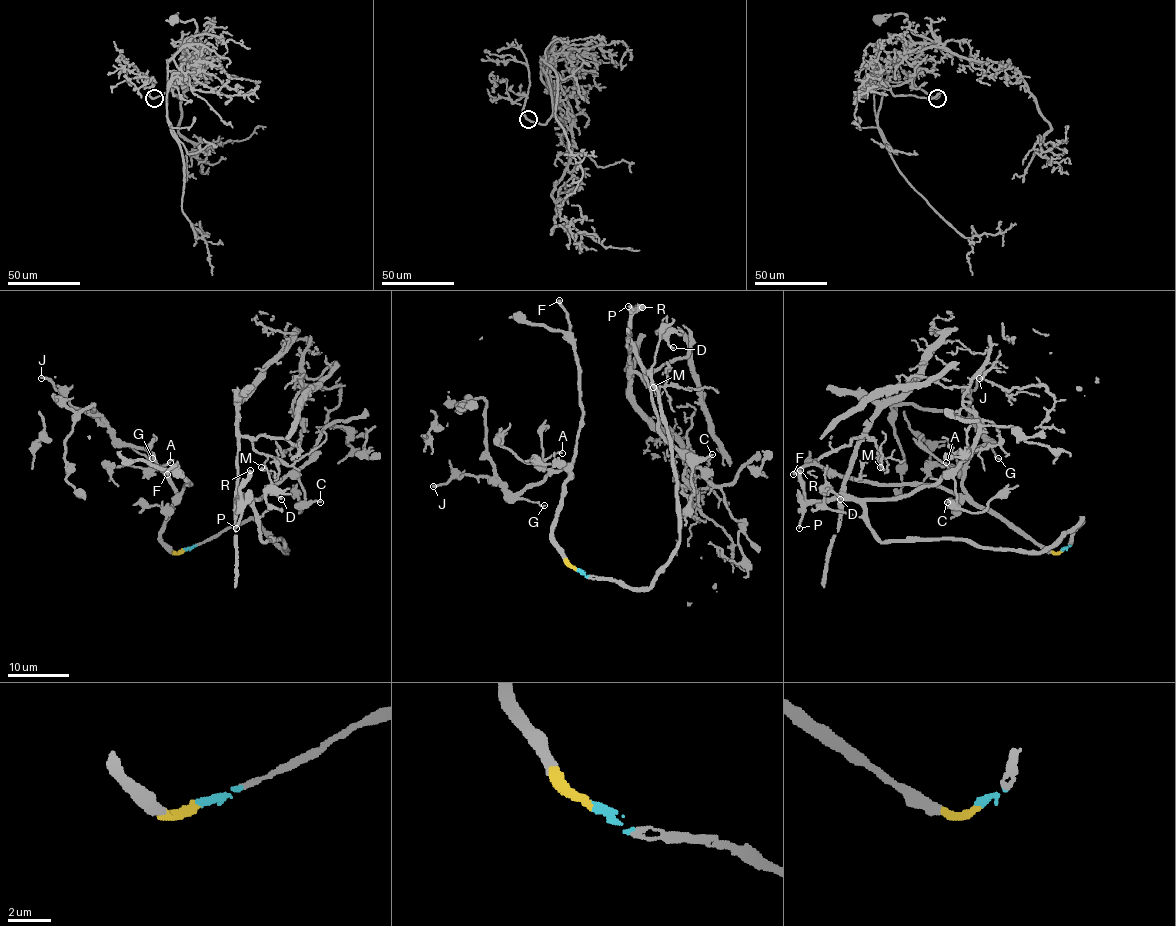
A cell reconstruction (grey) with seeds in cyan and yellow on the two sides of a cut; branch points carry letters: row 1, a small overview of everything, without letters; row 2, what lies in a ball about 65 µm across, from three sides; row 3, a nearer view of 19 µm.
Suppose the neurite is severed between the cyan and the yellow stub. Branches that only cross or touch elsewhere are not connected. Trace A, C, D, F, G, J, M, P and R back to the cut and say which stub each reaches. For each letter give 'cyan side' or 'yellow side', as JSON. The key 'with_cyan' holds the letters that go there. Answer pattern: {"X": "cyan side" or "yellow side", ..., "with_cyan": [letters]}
{"A": "yellow side", "C": "cyan side", "D": "cyan side", "F": "yellow side", "G": "yellow side", "J": "yellow side", "M": "cyan side", "P": "cyan side", "R": "cyan side", "with_cyan": ["C", "D", "M", "P", "R"]}

